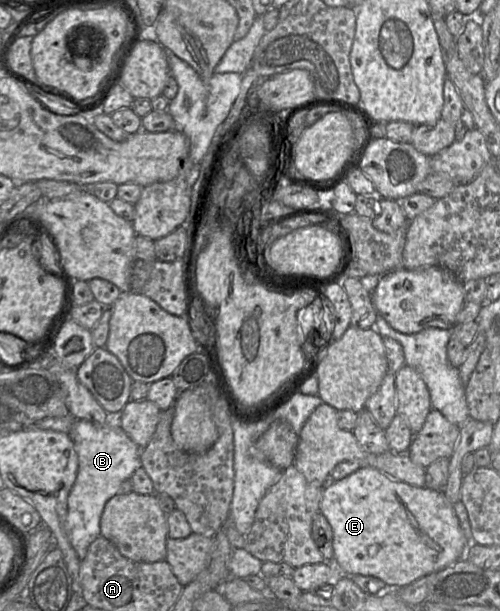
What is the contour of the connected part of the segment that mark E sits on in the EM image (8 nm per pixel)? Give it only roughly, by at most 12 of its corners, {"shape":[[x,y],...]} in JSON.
{"shape":[[324,485],[331,563],[400,589],[469,549],[443,491]]}

